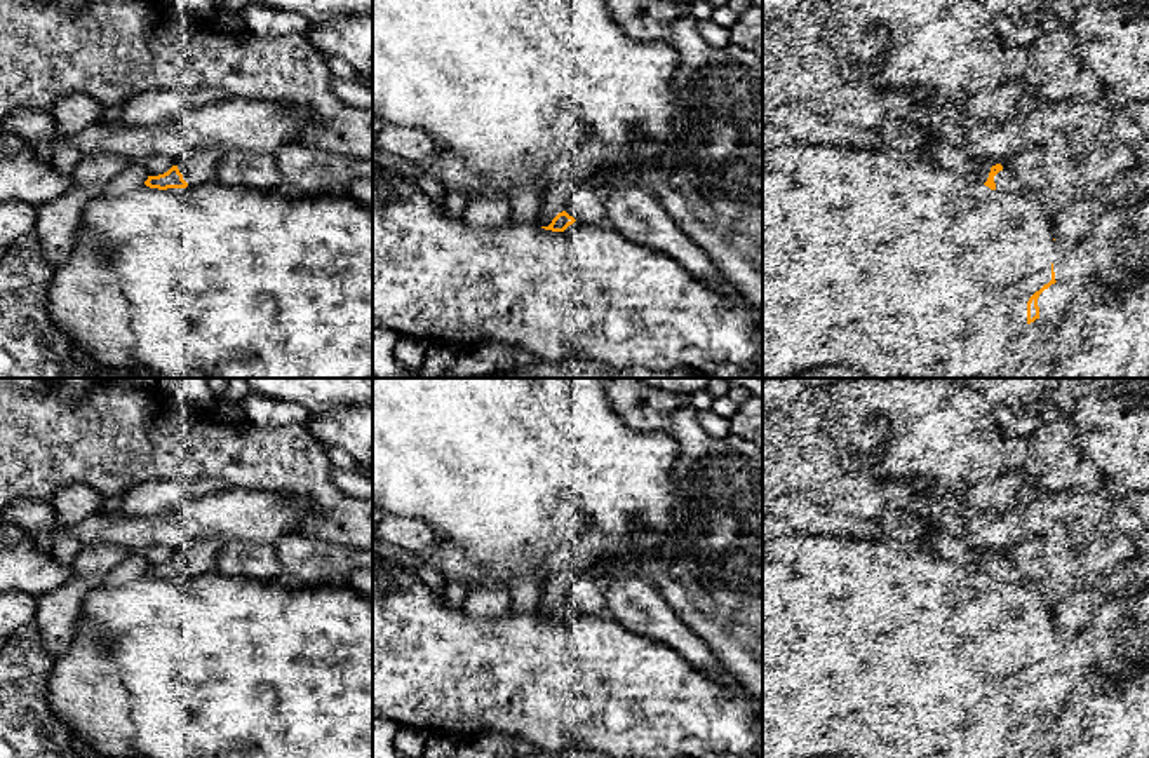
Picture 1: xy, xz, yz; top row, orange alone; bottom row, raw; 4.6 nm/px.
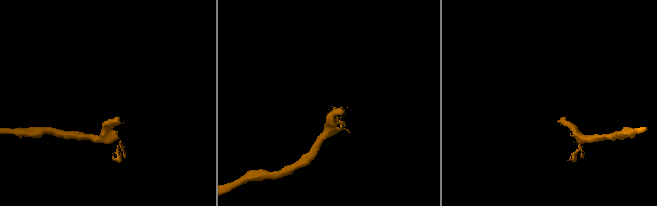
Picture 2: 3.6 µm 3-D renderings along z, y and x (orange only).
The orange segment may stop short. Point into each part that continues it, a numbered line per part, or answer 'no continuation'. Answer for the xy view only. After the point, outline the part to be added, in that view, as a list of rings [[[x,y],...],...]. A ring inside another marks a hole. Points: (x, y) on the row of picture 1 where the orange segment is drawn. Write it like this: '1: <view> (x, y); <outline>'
1: xy (201, 168); [[[198,150],[178,164],[178,169],[188,185],[202,185],[218,178],[218,160],[219,157],[212,150]]]

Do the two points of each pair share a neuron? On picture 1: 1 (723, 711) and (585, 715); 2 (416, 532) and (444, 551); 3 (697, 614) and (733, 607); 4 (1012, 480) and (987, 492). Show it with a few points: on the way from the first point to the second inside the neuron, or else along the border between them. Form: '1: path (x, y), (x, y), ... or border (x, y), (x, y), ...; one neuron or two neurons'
1: path (688, 711), (620, 711); one neuron
2: border (439, 537), (416, 553); two neurons
3: path (705, 607), (725, 607); one neuron
4: path (1007, 485), (1000, 492), (993, 492); one neuron

